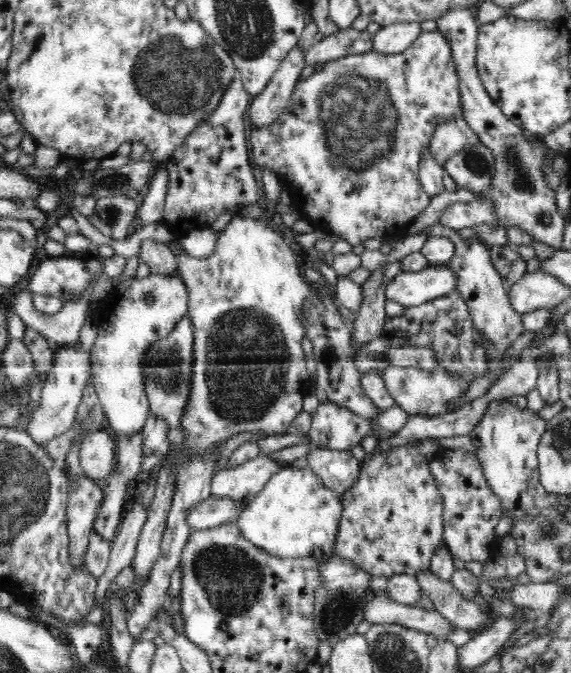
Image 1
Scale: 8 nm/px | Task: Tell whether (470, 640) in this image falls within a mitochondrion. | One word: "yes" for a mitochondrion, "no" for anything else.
no

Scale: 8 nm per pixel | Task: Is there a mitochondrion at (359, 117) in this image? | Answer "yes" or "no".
yes

